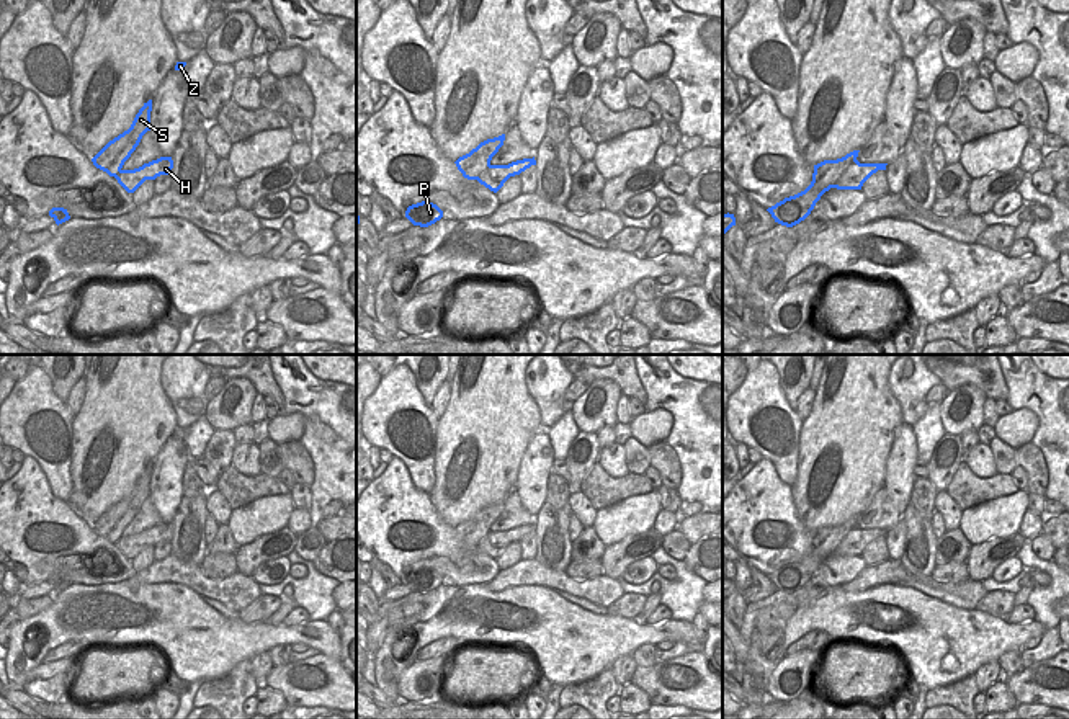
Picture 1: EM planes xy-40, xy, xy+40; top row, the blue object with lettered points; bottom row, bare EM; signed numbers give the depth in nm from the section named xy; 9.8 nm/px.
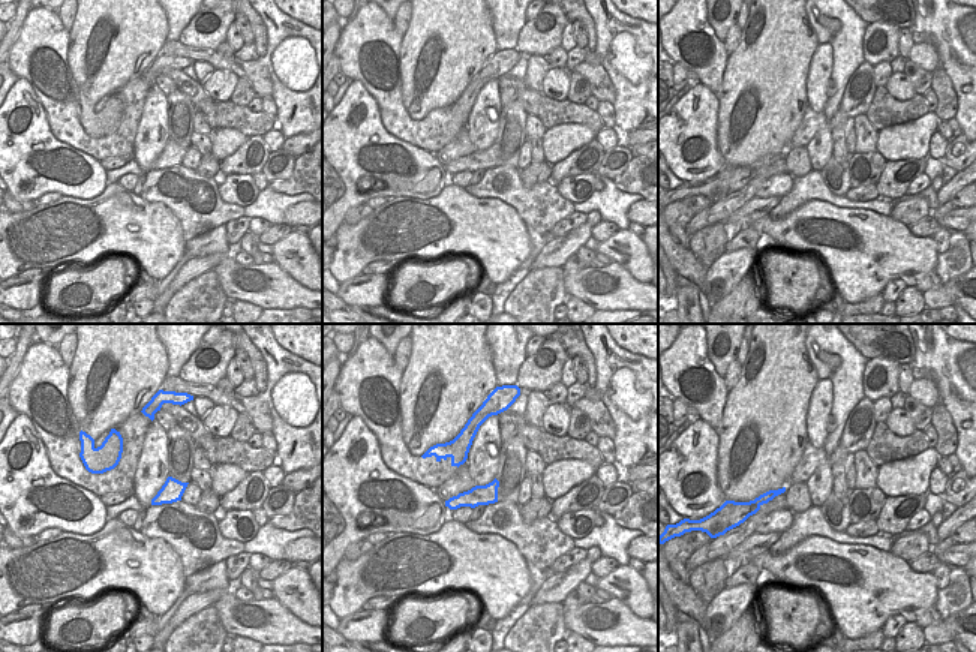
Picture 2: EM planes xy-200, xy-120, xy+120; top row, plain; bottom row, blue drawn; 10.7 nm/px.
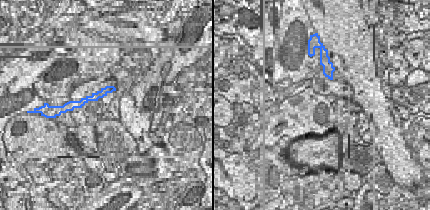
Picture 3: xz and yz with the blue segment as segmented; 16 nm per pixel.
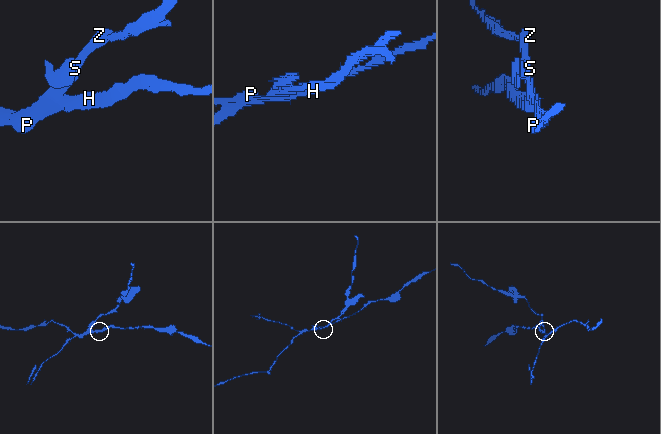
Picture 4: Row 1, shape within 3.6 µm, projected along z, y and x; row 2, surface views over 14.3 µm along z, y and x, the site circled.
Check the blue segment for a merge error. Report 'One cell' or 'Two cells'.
Two cells.

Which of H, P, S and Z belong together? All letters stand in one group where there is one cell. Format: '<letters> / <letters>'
H / P S Z

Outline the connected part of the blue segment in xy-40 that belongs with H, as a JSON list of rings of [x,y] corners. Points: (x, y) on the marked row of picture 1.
[[[160,157],[149,163],[144,163],[134,170],[121,170],[118,183],[127,191],[134,193],[145,180],[155,180],[160,175],[172,175],[173,160],[172,157]]]

